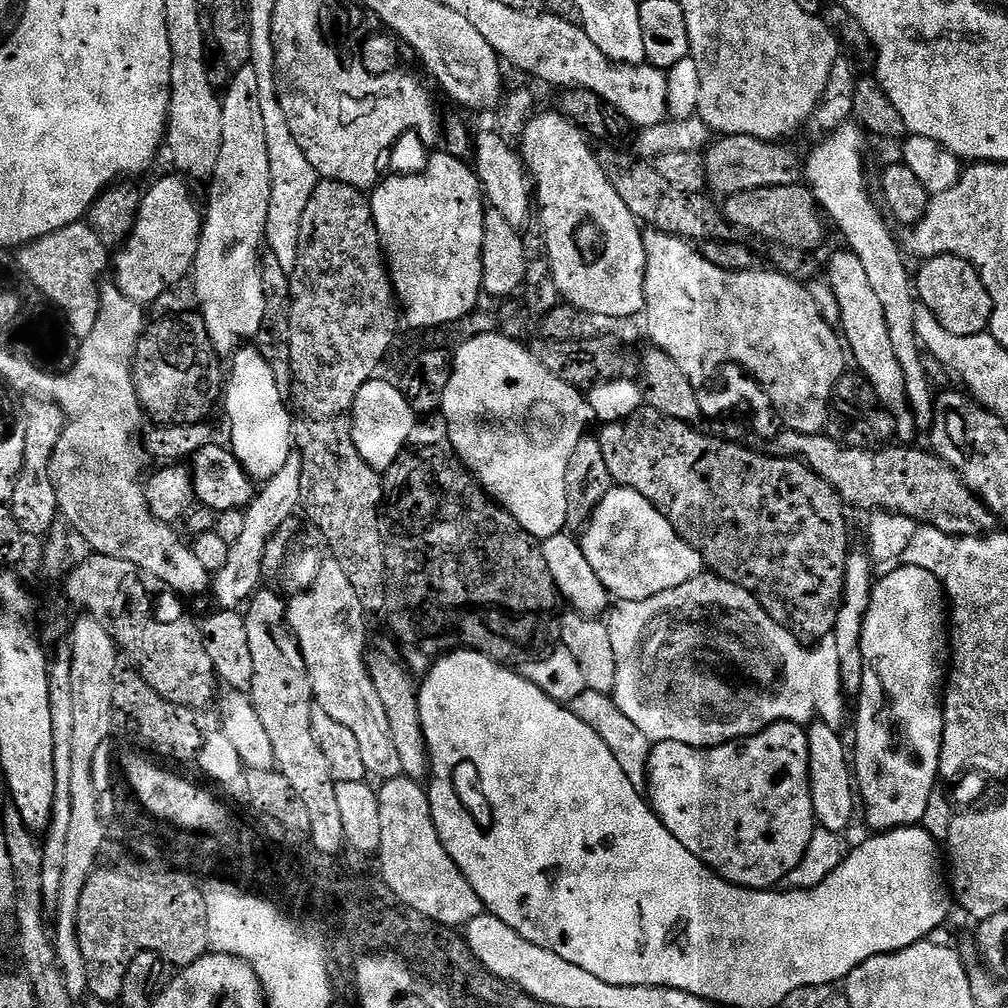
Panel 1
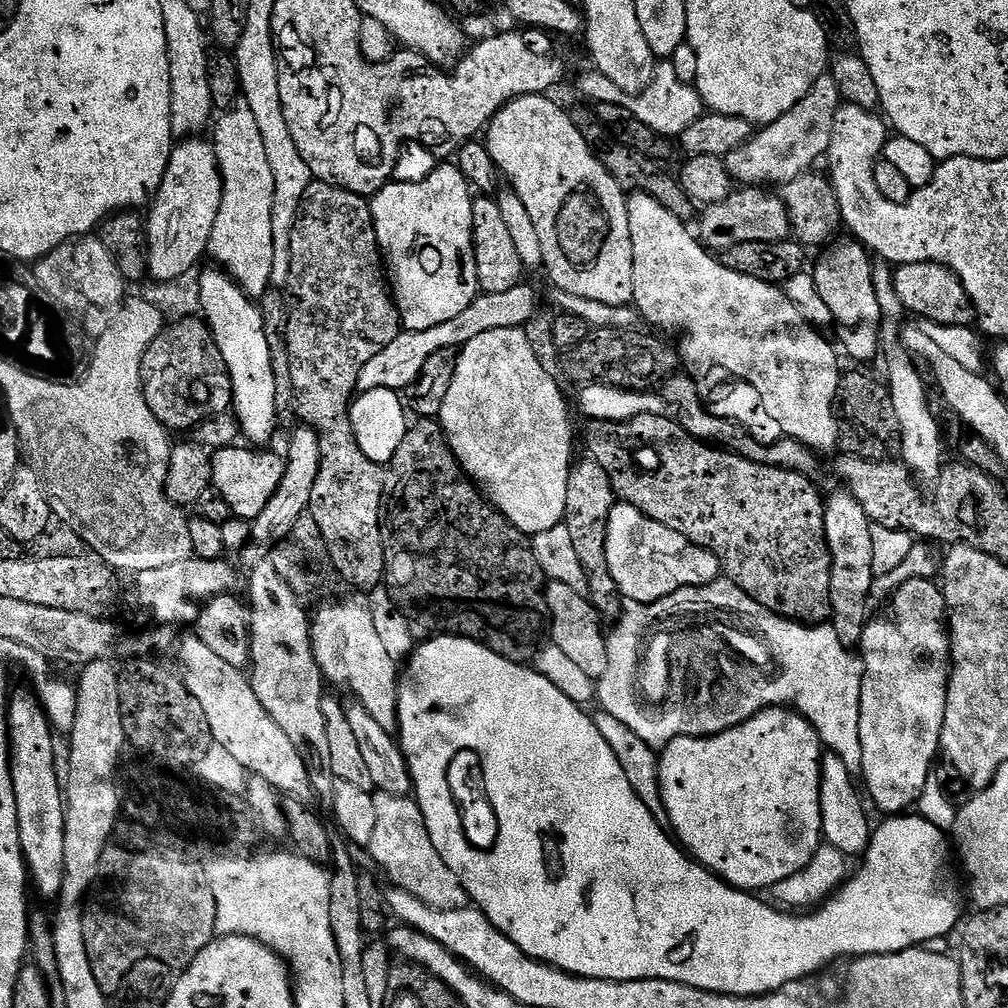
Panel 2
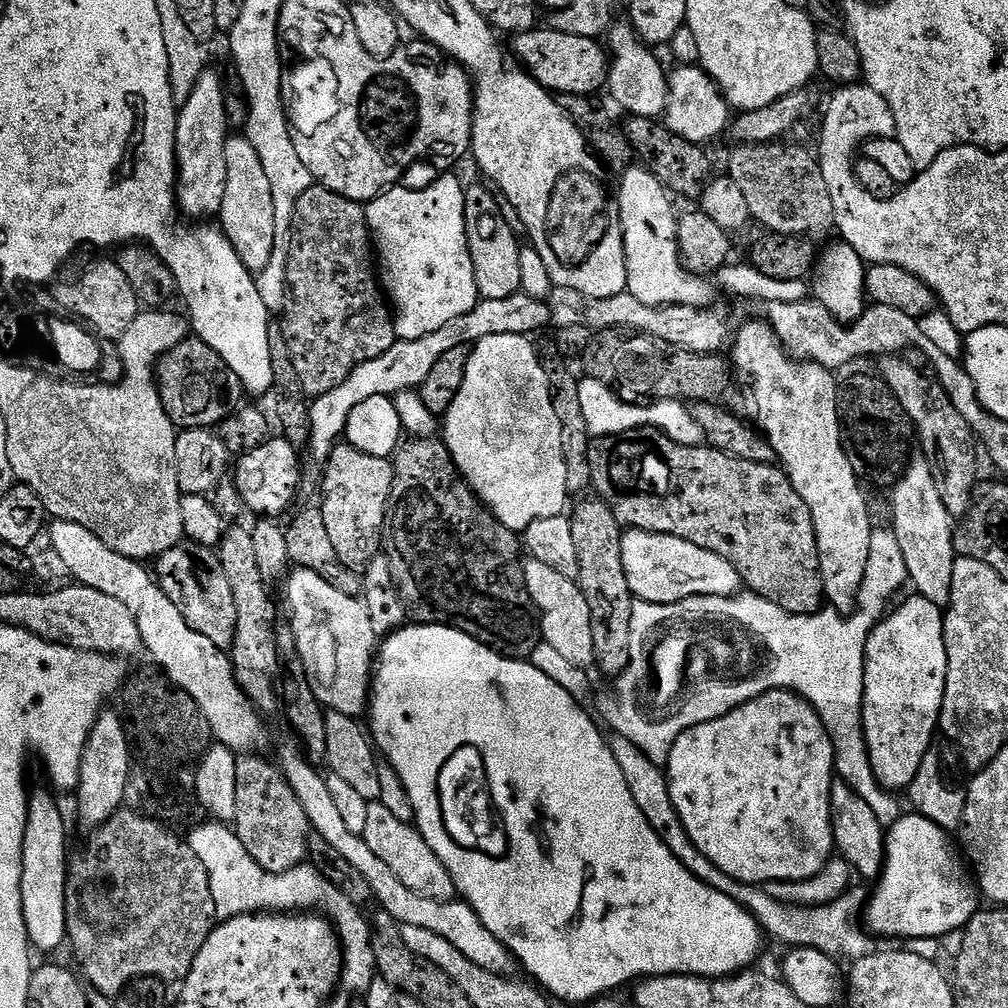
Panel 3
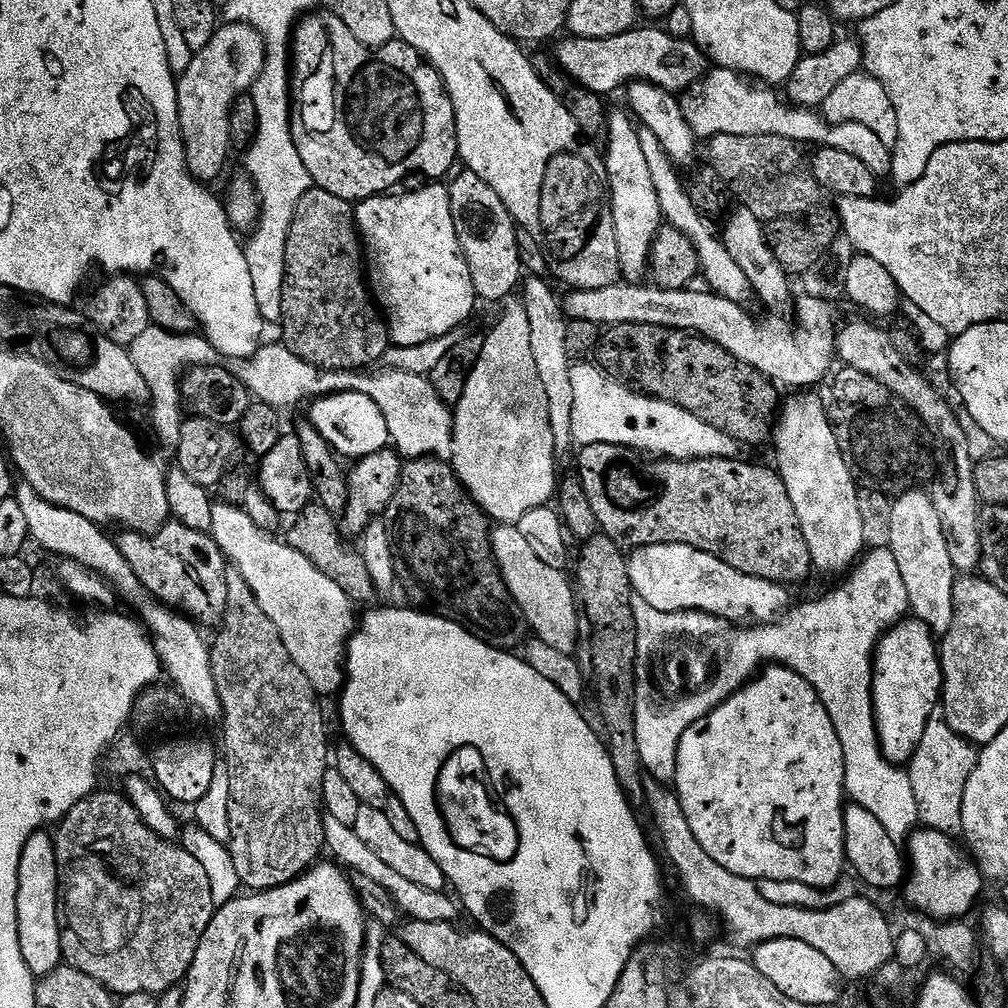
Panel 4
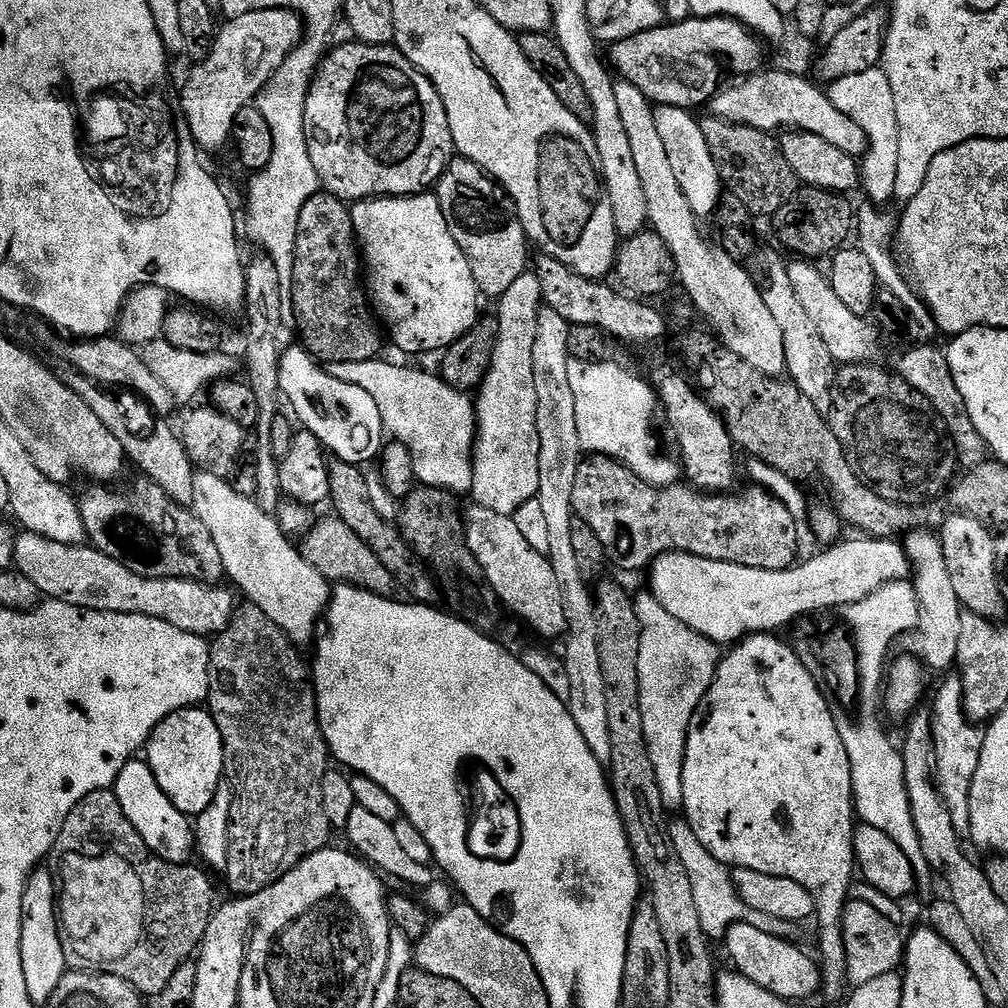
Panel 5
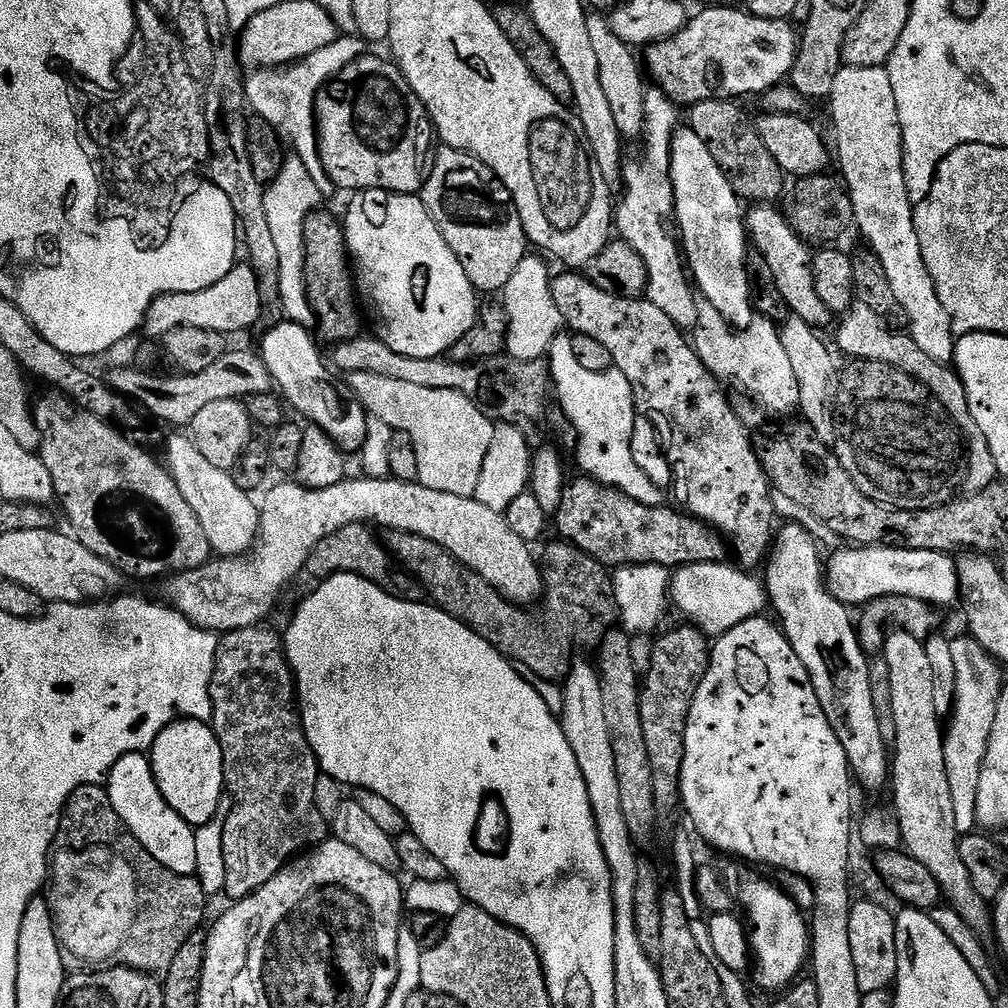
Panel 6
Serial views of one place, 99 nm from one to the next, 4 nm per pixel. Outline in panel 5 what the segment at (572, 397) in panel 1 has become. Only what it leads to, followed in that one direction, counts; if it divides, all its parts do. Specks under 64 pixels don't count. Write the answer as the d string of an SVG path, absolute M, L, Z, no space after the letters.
M525 270L512 285L510 290L506 290L506 294L502 294L498 298L500 304L500 312L496 316L498 322L498 338L494 346L494 354L492 361L488 367L488 372L484 376L484 381L480 384L478 395L475 397L476 405L476 447L472 449L472 490L471 499L477 504L486 506L486 510L494 510L498 514L506 514L511 516L518 510L518 506L522 506L526 502L536 499L536 490L538 488L538 452L536 441L536 419L538 418L538 394L534 394L534 330L538 314L544 304L544 295L542 294L542 286L538 286L538 278L535 271Z

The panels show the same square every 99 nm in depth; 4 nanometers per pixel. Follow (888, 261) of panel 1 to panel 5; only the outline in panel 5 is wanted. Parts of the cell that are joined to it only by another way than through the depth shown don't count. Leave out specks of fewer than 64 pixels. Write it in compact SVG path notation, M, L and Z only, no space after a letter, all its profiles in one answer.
M913 530L903 537L904 552L908 555L910 580L918 594L918 622L916 632L920 636L919 659L925 669L947 673L956 663L958 654L958 630L962 609L958 593L950 582L950 570L946 570L946 554L942 554L940 537L932 530Z

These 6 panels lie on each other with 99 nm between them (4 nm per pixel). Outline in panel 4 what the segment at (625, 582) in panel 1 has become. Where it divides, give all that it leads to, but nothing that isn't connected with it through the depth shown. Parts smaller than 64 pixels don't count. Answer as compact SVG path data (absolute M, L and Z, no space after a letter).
M659 544L658 546L637 548L628 556L628 573L633 593L639 599L650 602L650 606L654 606L654 610L663 612L705 612L711 616L721 616L723 620L731 620L738 626L755 626L777 619L789 607L789 589L785 585L754 578L750 574L742 574L738 570L726 566L726 562L722 562L702 550L694 550L694 546Z

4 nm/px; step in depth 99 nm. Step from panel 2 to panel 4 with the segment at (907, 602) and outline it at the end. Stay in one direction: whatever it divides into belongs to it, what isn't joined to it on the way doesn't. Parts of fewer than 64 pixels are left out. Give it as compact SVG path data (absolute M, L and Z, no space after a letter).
M905 618L881 635L872 666L872 705L880 752L894 766L907 765L918 750L943 691L944 671L940 669L938 640L922 621Z

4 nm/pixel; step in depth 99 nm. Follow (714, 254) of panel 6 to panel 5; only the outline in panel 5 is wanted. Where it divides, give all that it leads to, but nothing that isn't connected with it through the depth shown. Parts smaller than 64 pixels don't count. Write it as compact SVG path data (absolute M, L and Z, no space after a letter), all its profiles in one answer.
M661 104L656 108L654 123L658 126L658 134L662 137L666 158L670 158L674 178L678 178L678 186L682 188L682 194L686 196L690 210L694 210L698 218L705 218L704 216L711 217L719 206L722 185L718 166L715 165L705 135L702 134L700 120L692 116L695 115L689 109Z

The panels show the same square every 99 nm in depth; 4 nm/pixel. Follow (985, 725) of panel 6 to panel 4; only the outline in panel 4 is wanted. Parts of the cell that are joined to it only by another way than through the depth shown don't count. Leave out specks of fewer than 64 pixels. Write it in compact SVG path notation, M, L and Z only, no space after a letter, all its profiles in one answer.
M937 709L927 723L922 741L906 765L910 786L914 786L920 824L935 832L958 838L963 835L962 798L966 782L977 765L979 751L968 740L962 739L945 720L945 714Z

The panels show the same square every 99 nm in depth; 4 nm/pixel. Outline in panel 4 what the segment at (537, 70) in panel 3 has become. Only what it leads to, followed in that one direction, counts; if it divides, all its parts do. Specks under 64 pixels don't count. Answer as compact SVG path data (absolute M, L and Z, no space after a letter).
M663 27L631 28L626 34L614 38L582 38L569 35L568 40L561 39L554 51L554 59L559 71L596 92L601 98L607 92L616 92L625 86L639 82L653 84L673 94L683 94L699 84L710 68L710 61L703 48L689 38L672 37Z

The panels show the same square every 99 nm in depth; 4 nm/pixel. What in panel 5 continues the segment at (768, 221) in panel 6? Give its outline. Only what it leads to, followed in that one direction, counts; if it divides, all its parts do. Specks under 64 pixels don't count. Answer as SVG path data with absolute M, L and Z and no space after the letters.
M796 258L787 265L786 271L790 278L790 286L794 286L794 294L798 294L798 302L802 310L806 310L806 318L818 332L818 338L826 342L826 350L836 359L837 365L863 364L873 359L872 355L876 352L876 344L872 341L874 328L865 317L855 316L850 310L846 310L842 298L834 294L834 286L823 271L816 269L815 263L803 258Z

